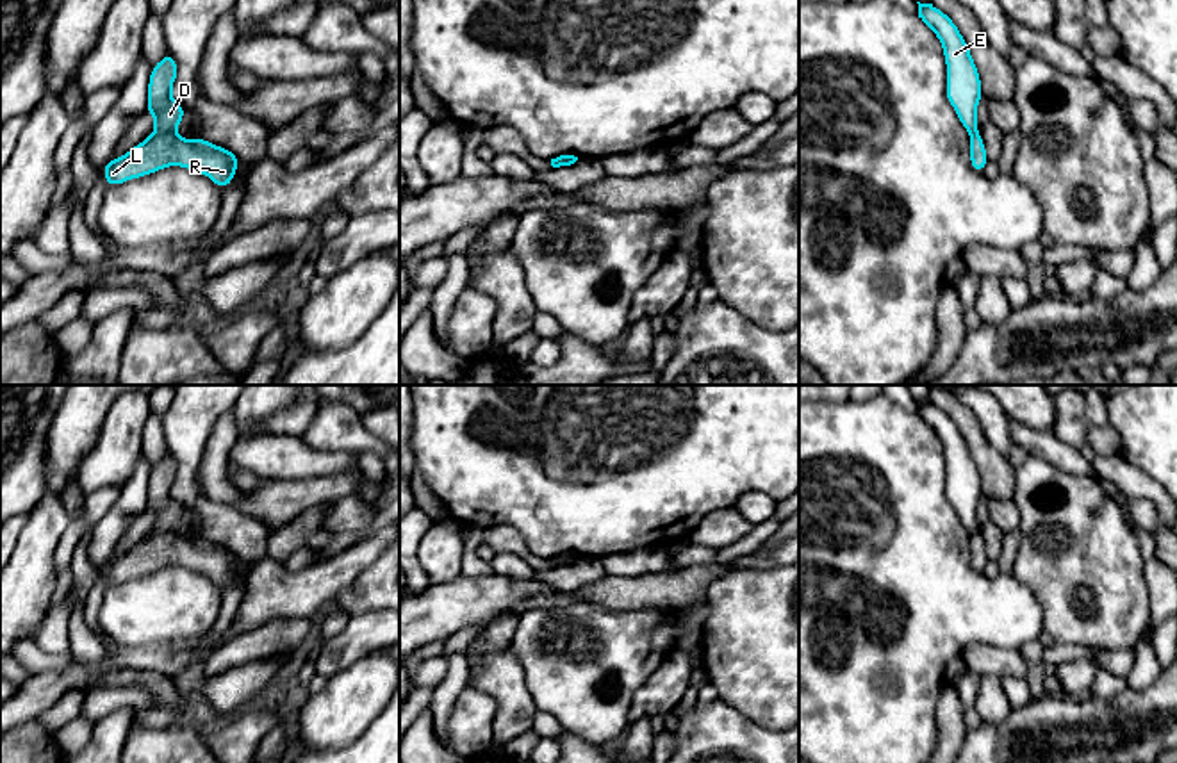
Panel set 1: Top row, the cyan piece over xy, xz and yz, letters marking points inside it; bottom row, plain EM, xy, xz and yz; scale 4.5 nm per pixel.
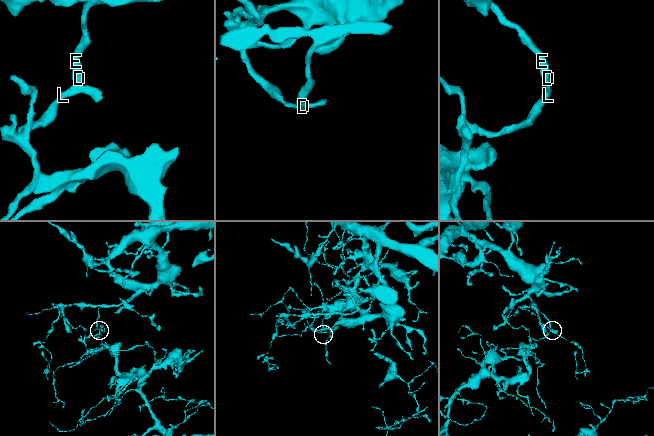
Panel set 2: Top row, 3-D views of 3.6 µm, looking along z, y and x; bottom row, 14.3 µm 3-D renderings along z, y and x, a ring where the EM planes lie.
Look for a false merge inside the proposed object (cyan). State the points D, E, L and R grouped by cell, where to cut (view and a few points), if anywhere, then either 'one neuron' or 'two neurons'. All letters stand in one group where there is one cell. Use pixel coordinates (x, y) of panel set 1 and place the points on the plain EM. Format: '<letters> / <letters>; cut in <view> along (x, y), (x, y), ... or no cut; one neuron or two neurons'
D E / L R; cut in xy along (156, 530), (173, 532); two neurons

